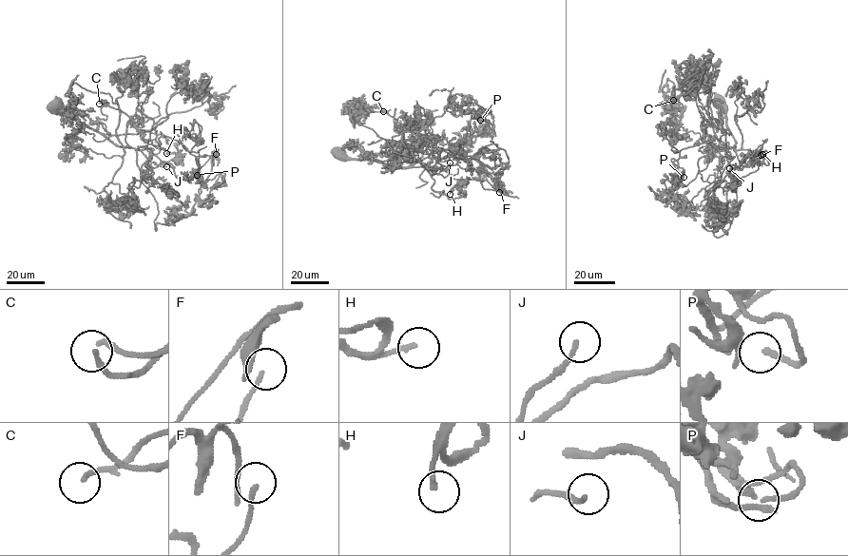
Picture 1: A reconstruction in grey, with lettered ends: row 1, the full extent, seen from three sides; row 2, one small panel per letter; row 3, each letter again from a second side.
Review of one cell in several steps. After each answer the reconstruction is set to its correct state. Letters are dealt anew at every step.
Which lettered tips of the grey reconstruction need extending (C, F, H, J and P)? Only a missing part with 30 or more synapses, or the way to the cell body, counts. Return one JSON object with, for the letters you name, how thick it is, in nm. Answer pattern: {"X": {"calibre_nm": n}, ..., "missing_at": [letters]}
{"C": {"calibre_nm": 150}, "J": {"calibre_nm": 160}, "missing_at": ["C", "J"]}

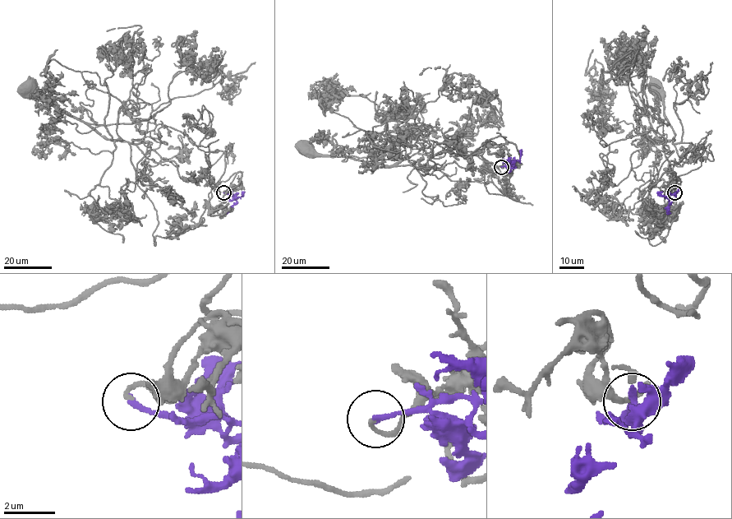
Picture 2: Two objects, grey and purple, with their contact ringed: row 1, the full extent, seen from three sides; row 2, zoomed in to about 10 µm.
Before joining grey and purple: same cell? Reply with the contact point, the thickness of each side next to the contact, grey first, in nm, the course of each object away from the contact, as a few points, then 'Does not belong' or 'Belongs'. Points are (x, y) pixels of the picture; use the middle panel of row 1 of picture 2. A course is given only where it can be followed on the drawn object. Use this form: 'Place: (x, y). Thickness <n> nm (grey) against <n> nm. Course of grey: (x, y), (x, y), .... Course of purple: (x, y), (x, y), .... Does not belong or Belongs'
Place: (501, 167). Thickness 150 nm (grey) against 190 nm. Course of grey: (501, 167), (518, 163), (398, 165), (419, 139), (445, 154), (364, 161), (303, 145). Course of purple: (501, 167), (513, 161), (512, 163), (514, 164), (510, 160), (503, 163). Belongs

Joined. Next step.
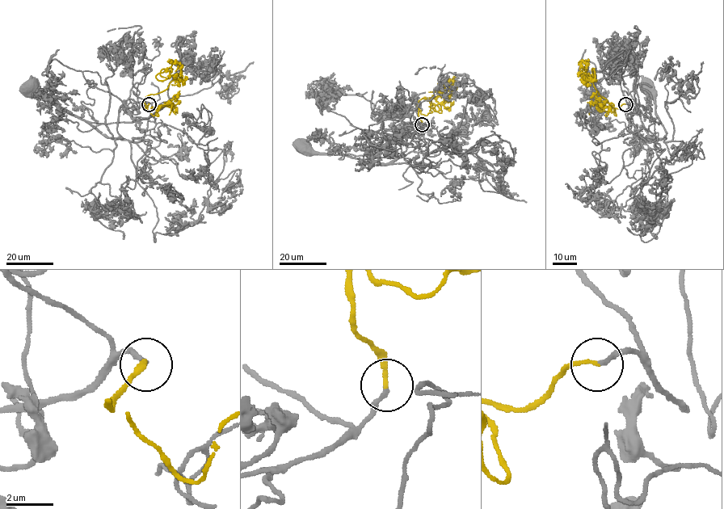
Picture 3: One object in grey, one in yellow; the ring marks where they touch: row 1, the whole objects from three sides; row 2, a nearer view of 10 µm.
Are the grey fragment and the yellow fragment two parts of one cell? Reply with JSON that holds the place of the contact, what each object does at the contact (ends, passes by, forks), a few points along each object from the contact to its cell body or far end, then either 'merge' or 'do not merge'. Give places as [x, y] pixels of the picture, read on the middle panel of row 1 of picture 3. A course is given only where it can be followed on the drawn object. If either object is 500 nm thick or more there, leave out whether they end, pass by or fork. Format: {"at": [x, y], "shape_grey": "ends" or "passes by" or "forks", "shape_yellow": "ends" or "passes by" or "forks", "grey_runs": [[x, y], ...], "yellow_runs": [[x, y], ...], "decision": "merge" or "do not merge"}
{"at": [422, 124], "shape_grey": "ends", "shape_yellow": "ends", "grey_runs": [[423, 124], [406, 134], [405, 143], [425, 146], [427, 152], [410, 151], [398, 158], [319, 154], [300, 144]], "yellow_runs": [[423, 124], [418, 119], [418, 101], [442, 92], [451, 93], [440, 84], [450, 83], [442, 79]], "decision": "merge"}

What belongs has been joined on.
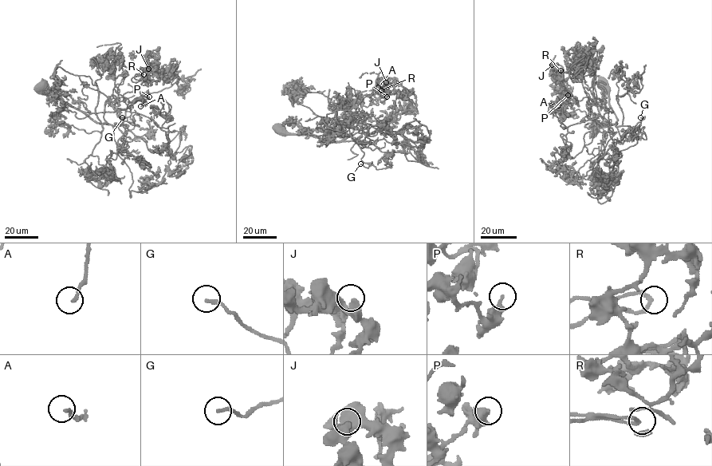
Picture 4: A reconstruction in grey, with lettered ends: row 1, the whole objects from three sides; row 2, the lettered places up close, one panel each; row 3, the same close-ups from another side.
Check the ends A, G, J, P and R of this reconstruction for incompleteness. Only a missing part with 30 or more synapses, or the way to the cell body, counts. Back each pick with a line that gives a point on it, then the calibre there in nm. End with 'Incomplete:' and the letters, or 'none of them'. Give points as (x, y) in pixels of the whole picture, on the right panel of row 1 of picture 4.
G: place (640, 117); calibre 180 nm
Incomplete: G

